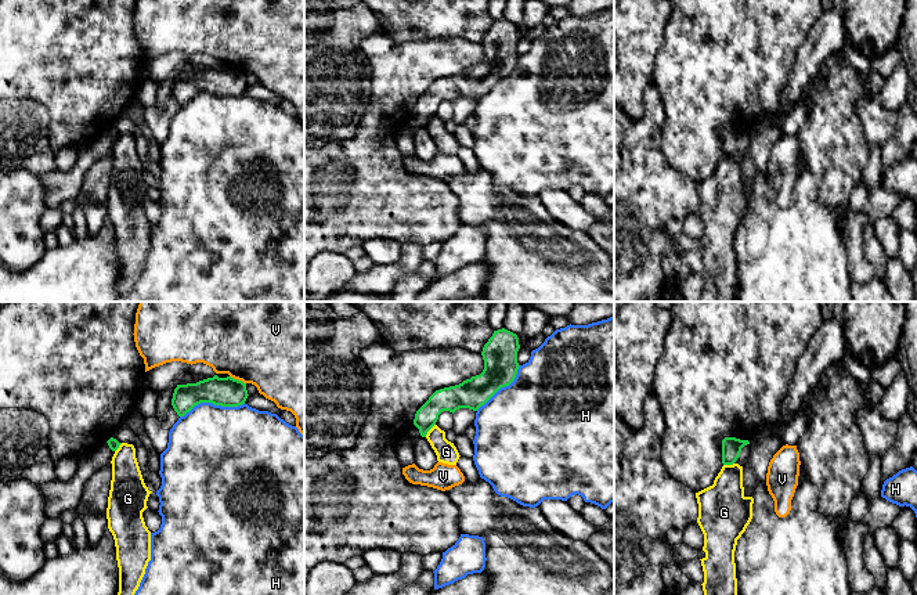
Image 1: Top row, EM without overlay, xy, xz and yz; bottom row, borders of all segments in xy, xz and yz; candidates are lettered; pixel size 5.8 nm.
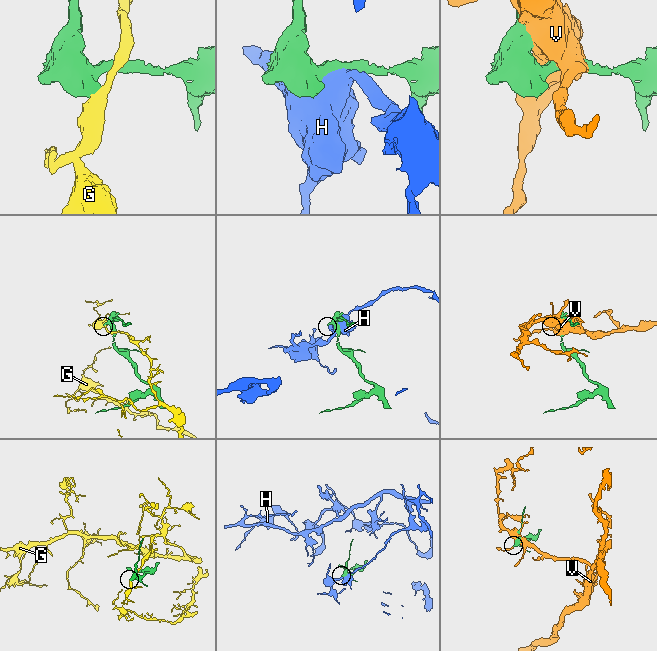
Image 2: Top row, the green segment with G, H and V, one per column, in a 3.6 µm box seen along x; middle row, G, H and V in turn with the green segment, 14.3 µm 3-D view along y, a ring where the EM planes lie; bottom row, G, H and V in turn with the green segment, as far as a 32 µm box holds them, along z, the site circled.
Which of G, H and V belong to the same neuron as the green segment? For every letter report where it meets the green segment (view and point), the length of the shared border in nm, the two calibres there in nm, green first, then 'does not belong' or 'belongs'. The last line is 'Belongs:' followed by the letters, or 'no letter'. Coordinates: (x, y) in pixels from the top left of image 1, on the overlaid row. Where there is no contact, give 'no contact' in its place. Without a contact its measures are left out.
G: xz (429, 429) | 100 nm | 140/120 nm | does not belong
H: xy (212, 403) | 380 nm | 180/480 nm | does not belong
V: xy (237, 379) | 110 nm | 180/500 nm | does not belong
Belongs: no letter

